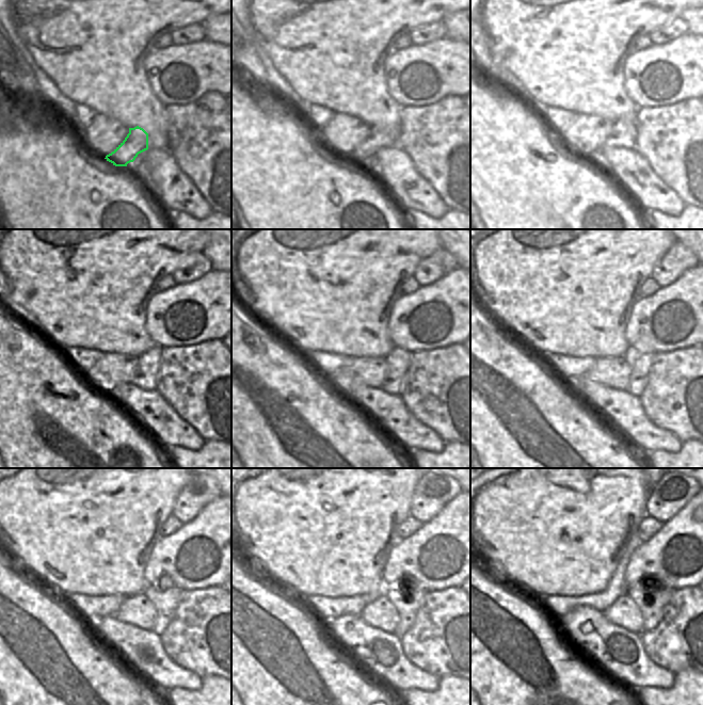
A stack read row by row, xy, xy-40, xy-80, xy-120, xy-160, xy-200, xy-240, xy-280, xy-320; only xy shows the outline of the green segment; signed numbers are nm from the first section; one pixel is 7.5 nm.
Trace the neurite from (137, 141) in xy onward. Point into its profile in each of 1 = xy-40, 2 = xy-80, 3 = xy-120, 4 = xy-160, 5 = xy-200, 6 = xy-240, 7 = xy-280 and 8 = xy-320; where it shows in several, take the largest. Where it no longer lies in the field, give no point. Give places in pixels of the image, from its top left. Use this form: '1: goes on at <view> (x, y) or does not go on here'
1: goes on at xy-40 (379, 138)
2: goes on at xy-80 (623, 133)
3: goes on at xy-120 (148, 364)
4: goes on at xy-160 (398, 361)
5: goes on at xy-200 (639, 363)
6: goes on at xy-240 (164, 602)
7: goes on at xy-280 (406, 599)
8: goes on at xy-320 (649, 598)

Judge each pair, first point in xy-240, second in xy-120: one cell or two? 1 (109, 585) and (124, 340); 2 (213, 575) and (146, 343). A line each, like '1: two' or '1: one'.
1: one
2: two

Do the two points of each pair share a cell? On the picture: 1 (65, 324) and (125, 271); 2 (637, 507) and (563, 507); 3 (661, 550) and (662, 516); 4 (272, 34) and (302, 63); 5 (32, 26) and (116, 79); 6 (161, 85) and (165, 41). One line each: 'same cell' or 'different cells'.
1: same cell
2: same cell
3: different cells
4: same cell
5: same cell
6: different cells

